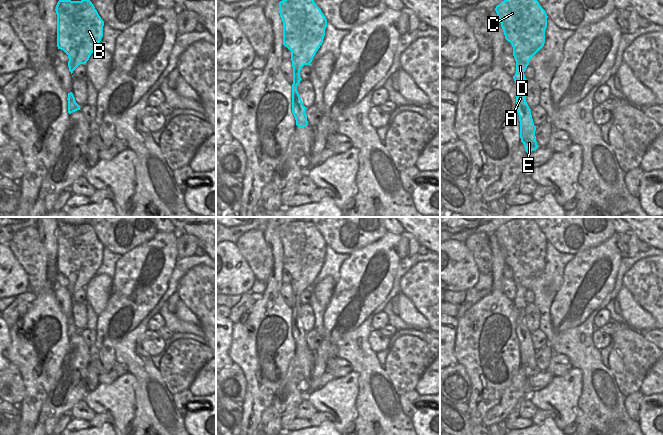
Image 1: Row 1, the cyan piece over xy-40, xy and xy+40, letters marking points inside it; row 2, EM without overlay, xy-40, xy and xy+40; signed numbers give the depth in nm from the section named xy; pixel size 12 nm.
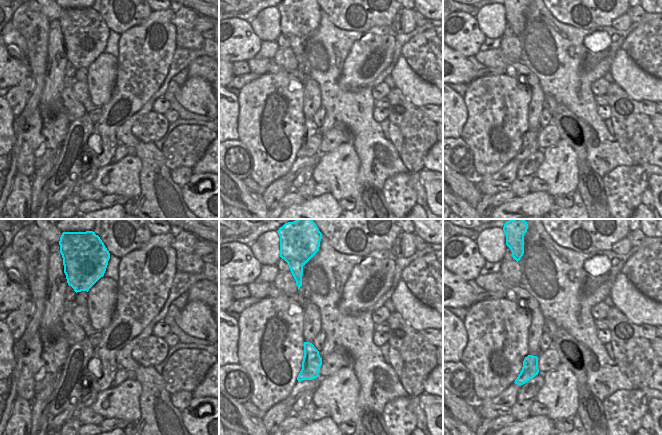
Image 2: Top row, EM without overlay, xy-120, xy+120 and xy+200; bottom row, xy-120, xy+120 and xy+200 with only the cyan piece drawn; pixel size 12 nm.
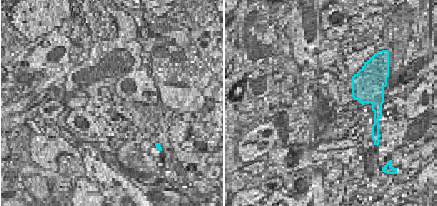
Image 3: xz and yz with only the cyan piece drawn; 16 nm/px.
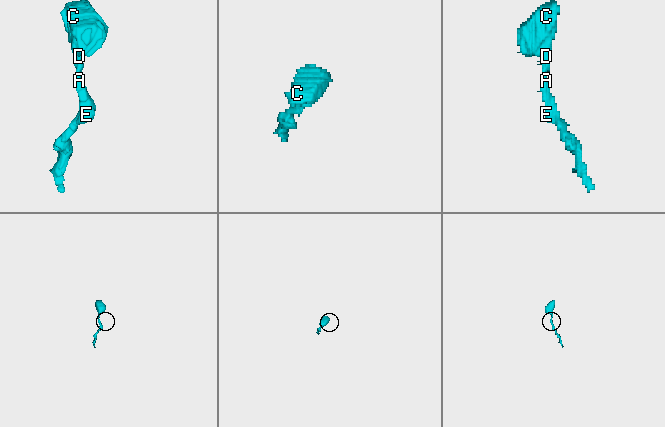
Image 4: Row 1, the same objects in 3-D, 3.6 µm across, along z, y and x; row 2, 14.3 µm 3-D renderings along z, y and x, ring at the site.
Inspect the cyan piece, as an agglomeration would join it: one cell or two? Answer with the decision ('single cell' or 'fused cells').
single cell

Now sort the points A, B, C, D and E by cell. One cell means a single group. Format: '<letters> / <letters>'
A B C D E

